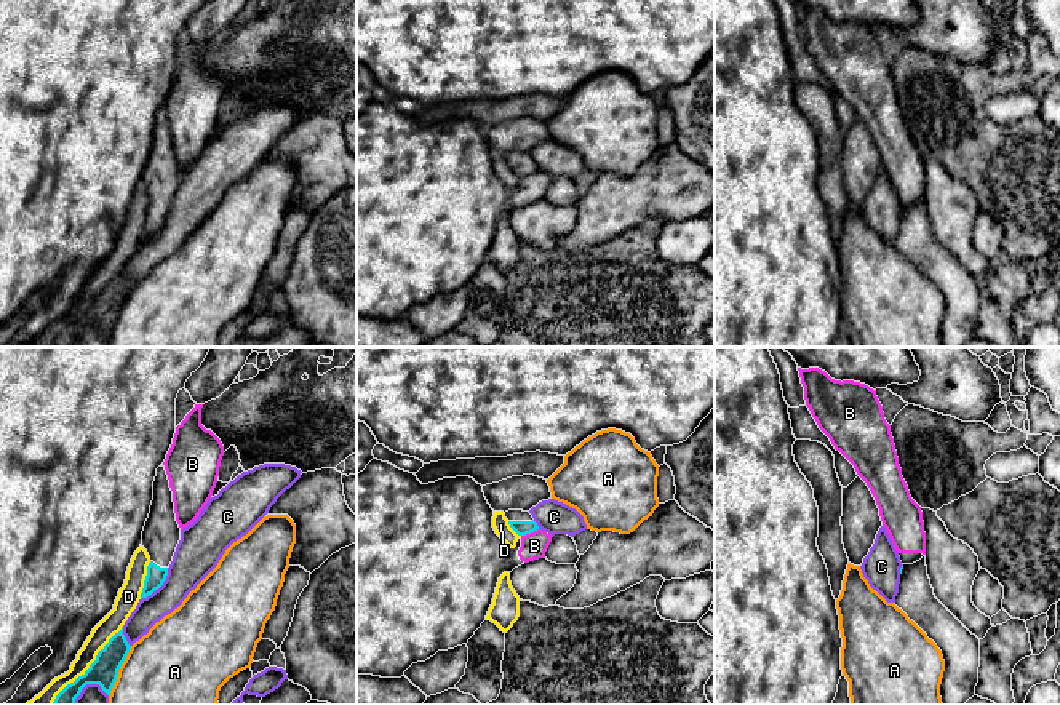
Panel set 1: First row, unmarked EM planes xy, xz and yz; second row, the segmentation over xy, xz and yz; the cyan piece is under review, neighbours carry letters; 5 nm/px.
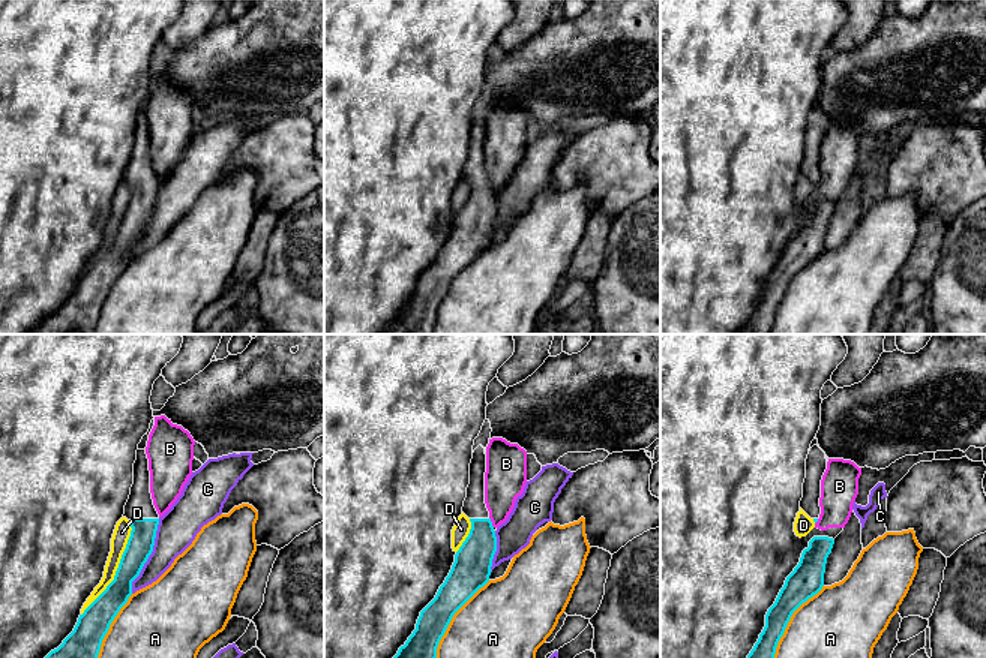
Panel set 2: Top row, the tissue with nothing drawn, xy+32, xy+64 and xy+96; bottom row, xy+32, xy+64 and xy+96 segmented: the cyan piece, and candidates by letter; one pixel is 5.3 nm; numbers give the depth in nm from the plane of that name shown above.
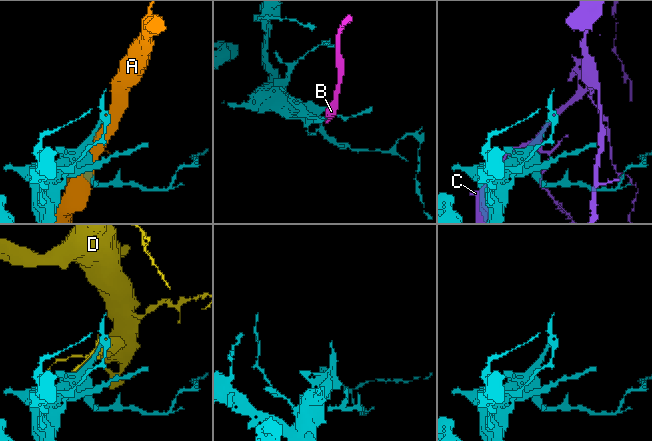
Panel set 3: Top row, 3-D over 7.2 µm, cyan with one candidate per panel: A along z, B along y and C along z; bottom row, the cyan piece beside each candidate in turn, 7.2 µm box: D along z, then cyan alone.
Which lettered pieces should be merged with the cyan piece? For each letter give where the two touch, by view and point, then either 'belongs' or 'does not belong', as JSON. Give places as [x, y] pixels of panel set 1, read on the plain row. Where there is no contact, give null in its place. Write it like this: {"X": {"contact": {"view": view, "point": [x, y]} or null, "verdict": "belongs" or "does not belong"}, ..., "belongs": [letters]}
{"A": {"contact": {"view": "xy", "point": [117, 314]}, "verdict": "does not belong"}, "B": {"contact": {"view": "xz", "point": [530, 175]}, "verdict": "does not belong"}, "C": {"contact": {"view": "xy", "point": [159, 229]}, "verdict": "does not belong"}, "D": {"contact": {"view": "xy", "point": [90, 309]}, "verdict": "does not belong"}, "belongs": []}

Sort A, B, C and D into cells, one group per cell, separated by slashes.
A / B / C / D

